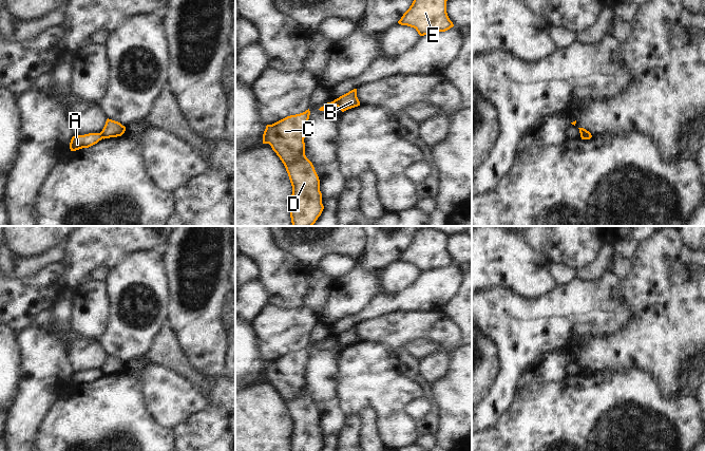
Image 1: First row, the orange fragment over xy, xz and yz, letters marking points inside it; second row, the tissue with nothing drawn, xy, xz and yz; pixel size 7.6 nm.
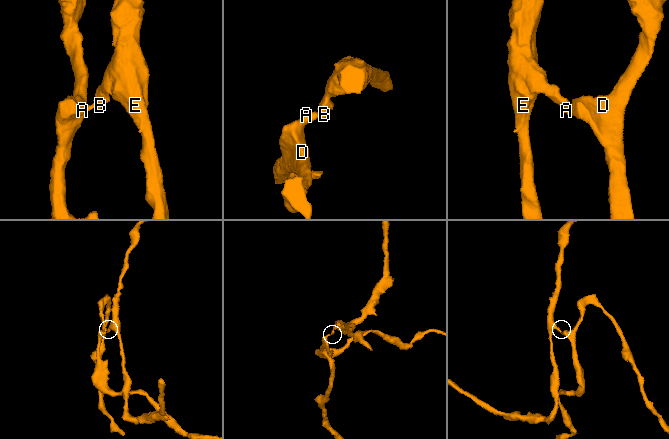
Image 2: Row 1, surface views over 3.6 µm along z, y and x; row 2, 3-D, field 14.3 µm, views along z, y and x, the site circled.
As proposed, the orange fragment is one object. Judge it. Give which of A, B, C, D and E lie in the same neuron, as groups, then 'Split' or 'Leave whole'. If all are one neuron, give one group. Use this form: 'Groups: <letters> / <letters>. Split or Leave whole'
Groups: A C D / B E. Split

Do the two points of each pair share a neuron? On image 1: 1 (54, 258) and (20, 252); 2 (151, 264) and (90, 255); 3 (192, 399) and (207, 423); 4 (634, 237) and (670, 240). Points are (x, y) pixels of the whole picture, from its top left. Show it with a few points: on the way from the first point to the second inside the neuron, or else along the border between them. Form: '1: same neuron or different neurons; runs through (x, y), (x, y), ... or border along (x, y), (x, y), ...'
1: different neurons; border along (58, 243), (30, 259), (12, 258)
2: different neurons; border along (145, 250), (126, 255), (109, 269)
3: different neurons; border along (209, 406), (188, 415), (178, 424)
4: different neurons; border along (651, 237), (641, 243), (632, 257)

